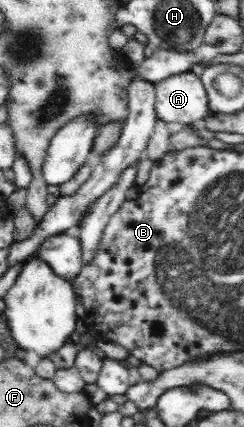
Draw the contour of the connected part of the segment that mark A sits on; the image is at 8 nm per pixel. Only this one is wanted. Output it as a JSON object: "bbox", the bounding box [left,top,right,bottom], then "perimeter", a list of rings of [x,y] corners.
{"bbox":[154,71,208,125],"perimeter":[[[195,71],[171,75],[154,87],[155,110],[163,122],[187,125],[208,113],[206,91]]]}

